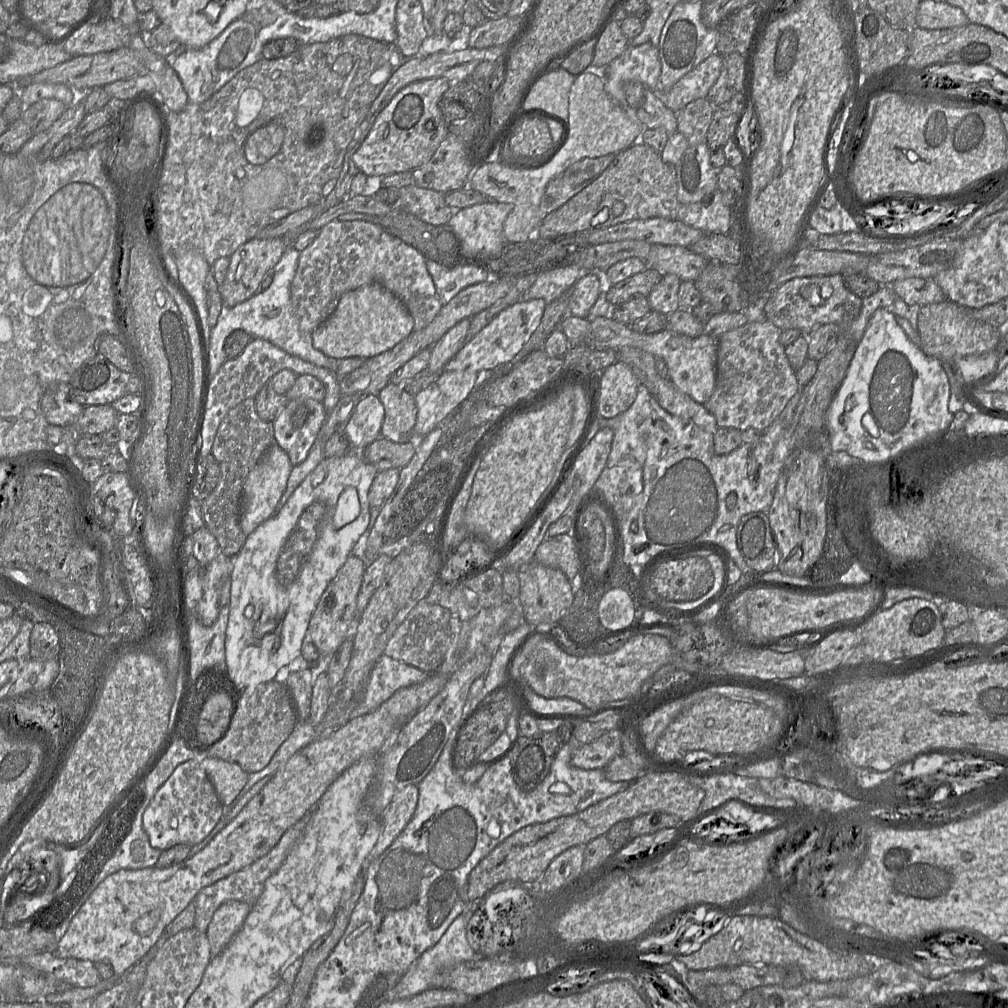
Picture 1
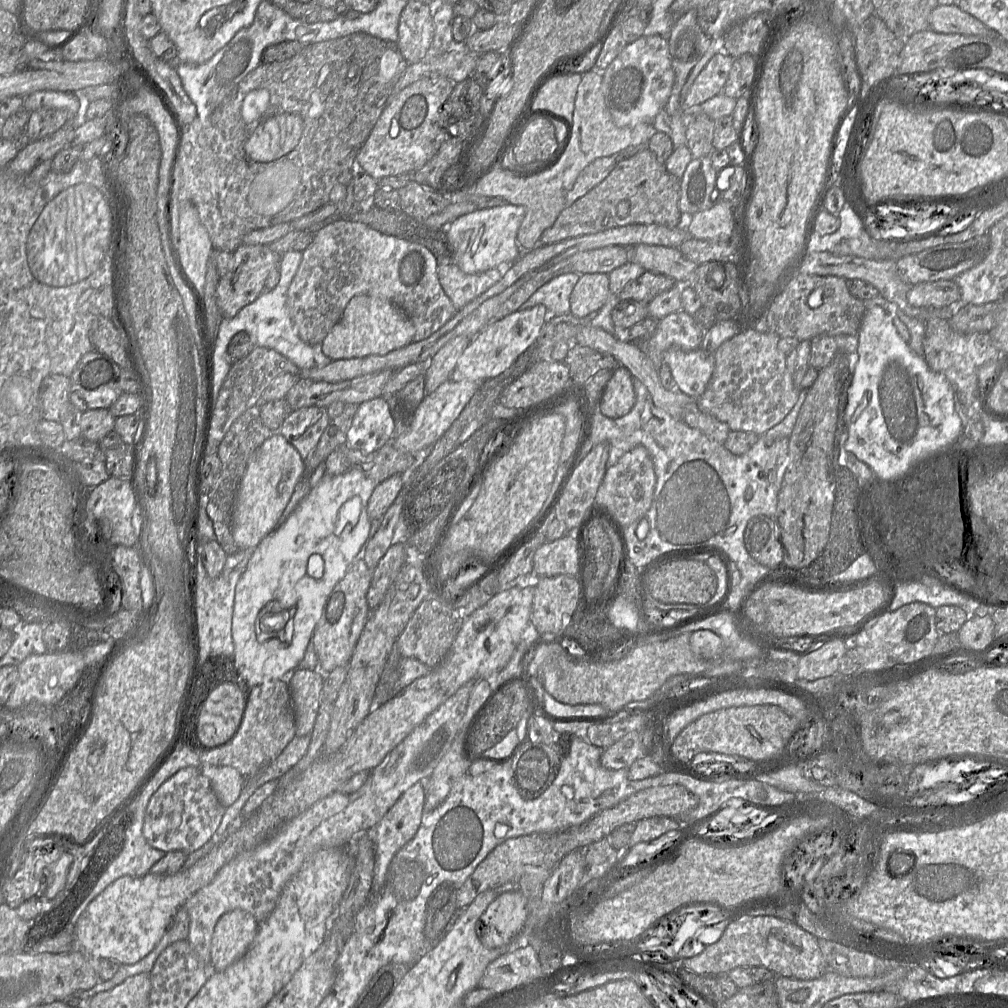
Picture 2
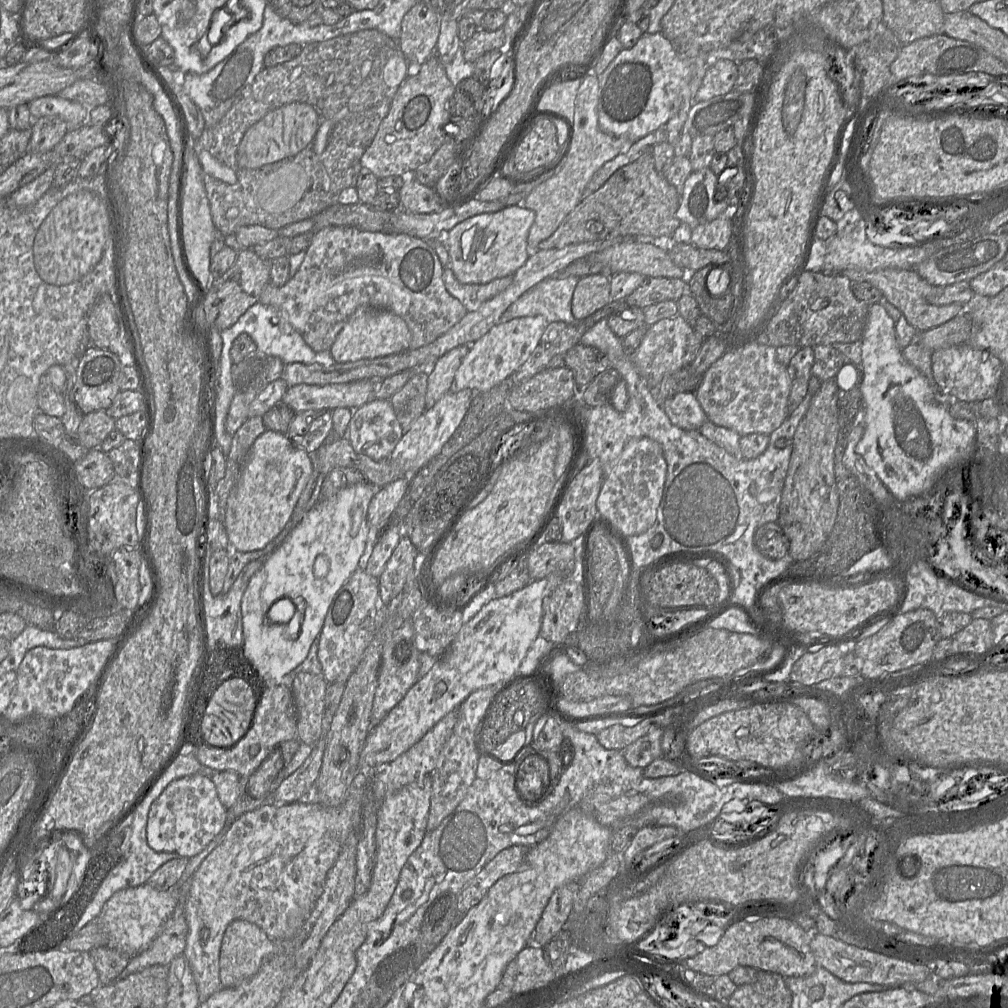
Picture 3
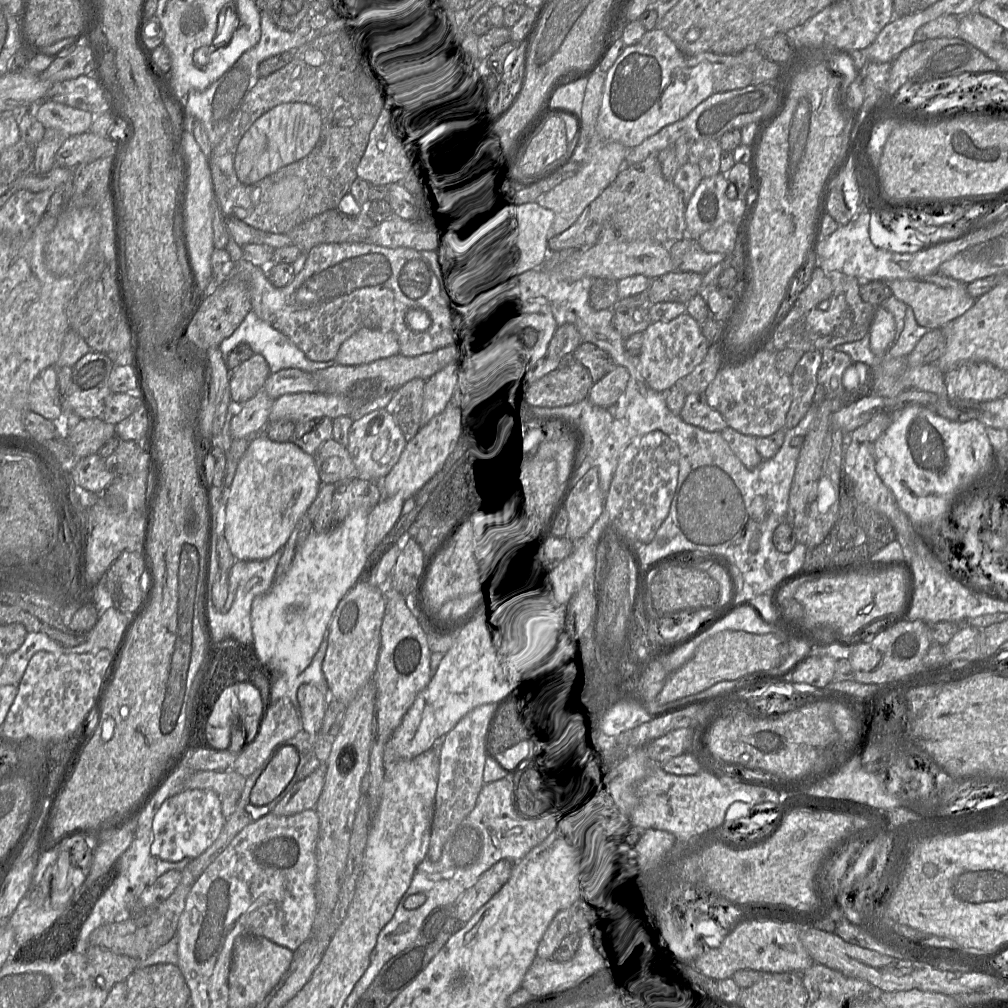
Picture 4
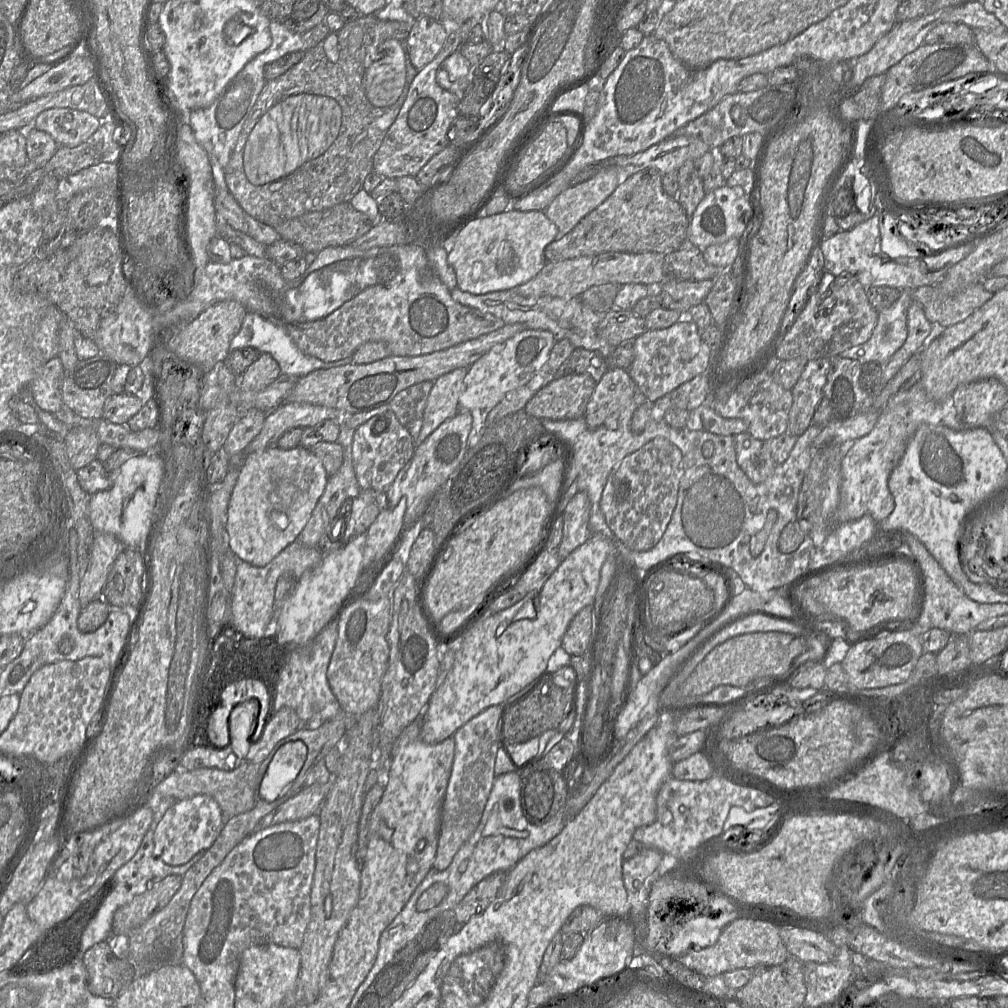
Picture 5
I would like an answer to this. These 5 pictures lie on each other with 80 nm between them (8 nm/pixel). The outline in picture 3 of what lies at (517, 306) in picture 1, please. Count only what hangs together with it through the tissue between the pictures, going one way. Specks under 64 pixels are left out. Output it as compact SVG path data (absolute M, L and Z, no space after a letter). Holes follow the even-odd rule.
M542 315L500 321L469 346L469 351L454 376L455 390L487 391L520 369L540 342L549 323Z

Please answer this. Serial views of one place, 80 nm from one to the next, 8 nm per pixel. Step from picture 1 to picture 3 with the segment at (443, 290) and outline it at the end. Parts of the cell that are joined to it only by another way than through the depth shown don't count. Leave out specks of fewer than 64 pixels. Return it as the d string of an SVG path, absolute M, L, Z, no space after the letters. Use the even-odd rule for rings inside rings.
M450 268L443 269L442 278L449 294L459 300L467 311L477 310L482 303L504 291L513 281L513 276L505 276L485 284L464 284L456 279Z

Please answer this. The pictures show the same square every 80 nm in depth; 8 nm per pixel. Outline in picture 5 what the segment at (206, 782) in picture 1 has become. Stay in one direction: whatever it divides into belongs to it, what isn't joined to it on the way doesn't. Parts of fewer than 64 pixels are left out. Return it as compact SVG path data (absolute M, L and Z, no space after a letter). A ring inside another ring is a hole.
M208 795L175 801L166 810L154 831L153 855L170 866L185 864L197 853L211 847L225 822L217 801Z

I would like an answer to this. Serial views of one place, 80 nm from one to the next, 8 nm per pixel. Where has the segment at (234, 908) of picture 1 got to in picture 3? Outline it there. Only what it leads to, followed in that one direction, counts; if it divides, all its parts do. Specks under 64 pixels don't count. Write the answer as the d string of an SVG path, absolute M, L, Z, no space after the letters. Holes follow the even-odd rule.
M246 920L233 921L224 933L220 950L219 965L222 986L224 988L235 987L253 977L260 970L266 959L281 951L283 945L278 944L278 942L275 942L268 935L266 935L266 933L256 924Z

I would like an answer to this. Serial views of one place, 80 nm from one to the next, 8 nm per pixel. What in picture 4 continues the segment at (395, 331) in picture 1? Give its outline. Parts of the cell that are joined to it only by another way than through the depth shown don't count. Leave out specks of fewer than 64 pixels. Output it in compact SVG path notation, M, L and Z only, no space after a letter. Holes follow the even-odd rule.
M362 328L342 343L335 358L339 365L358 366L399 354L394 333Z

